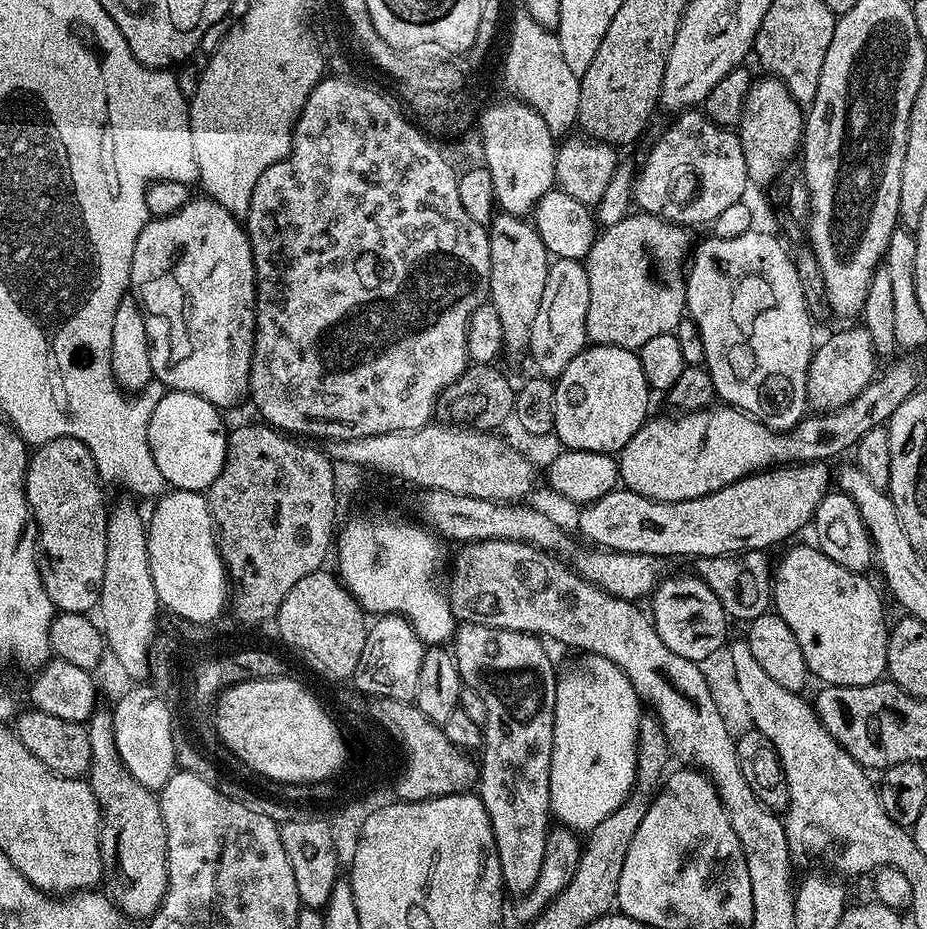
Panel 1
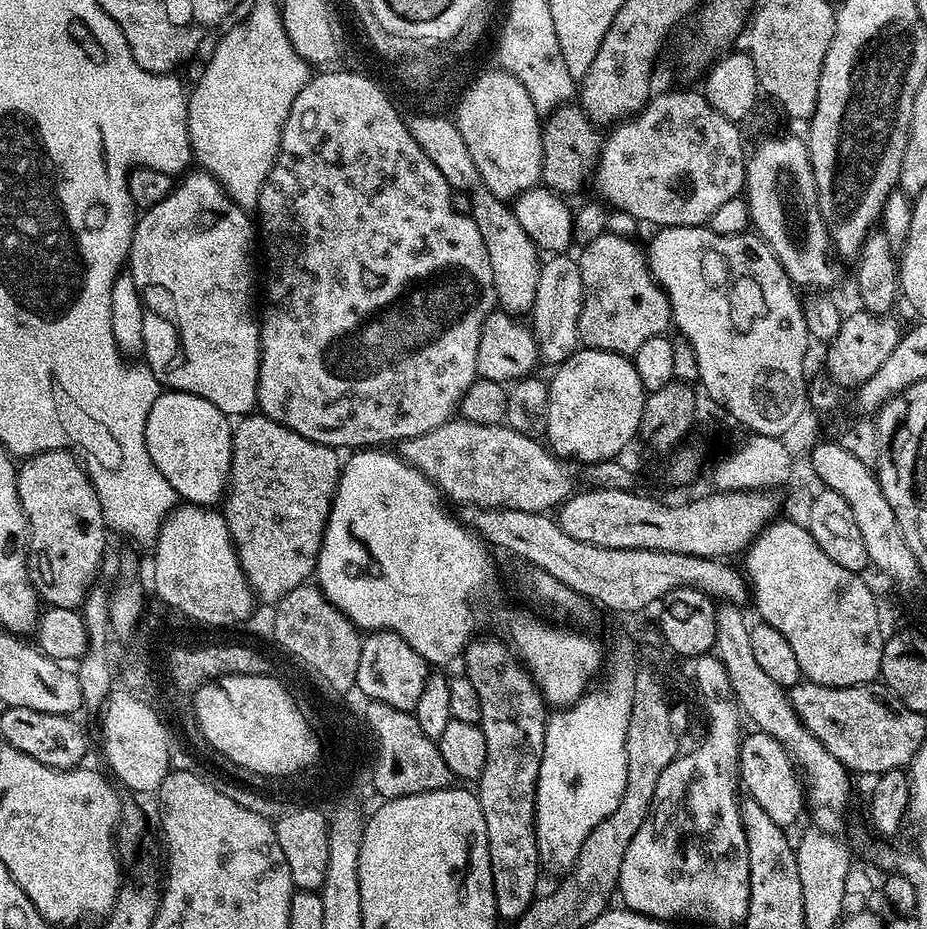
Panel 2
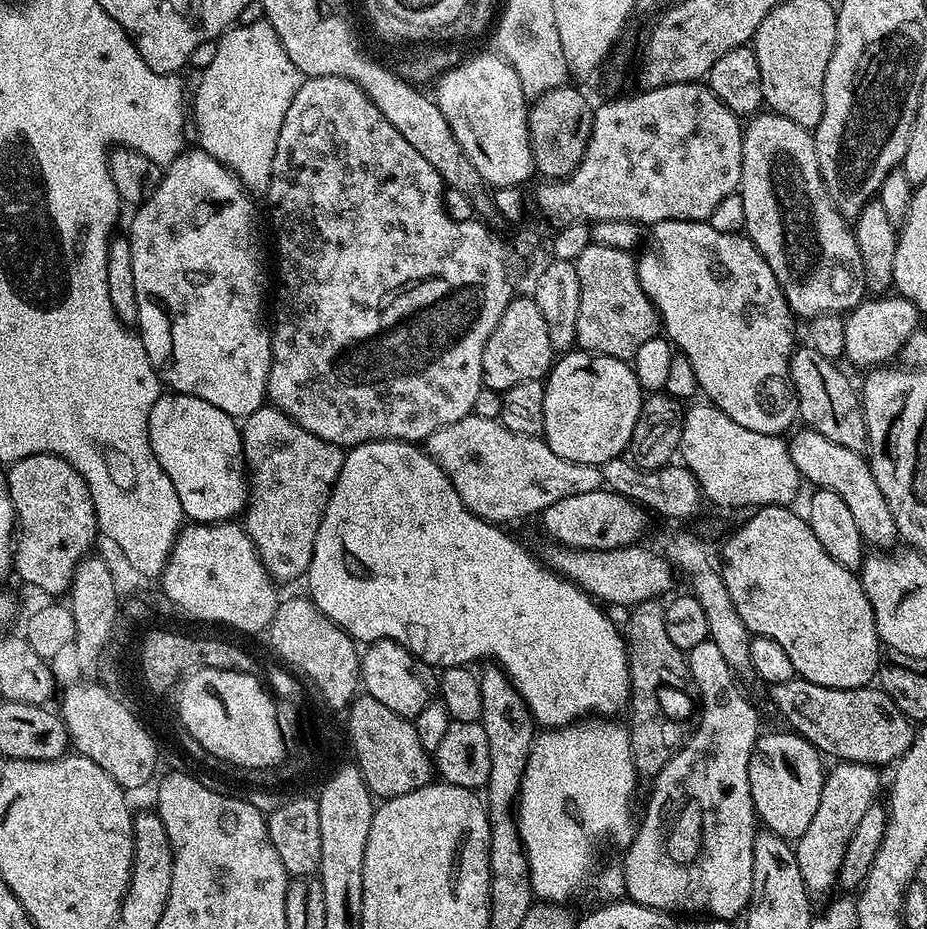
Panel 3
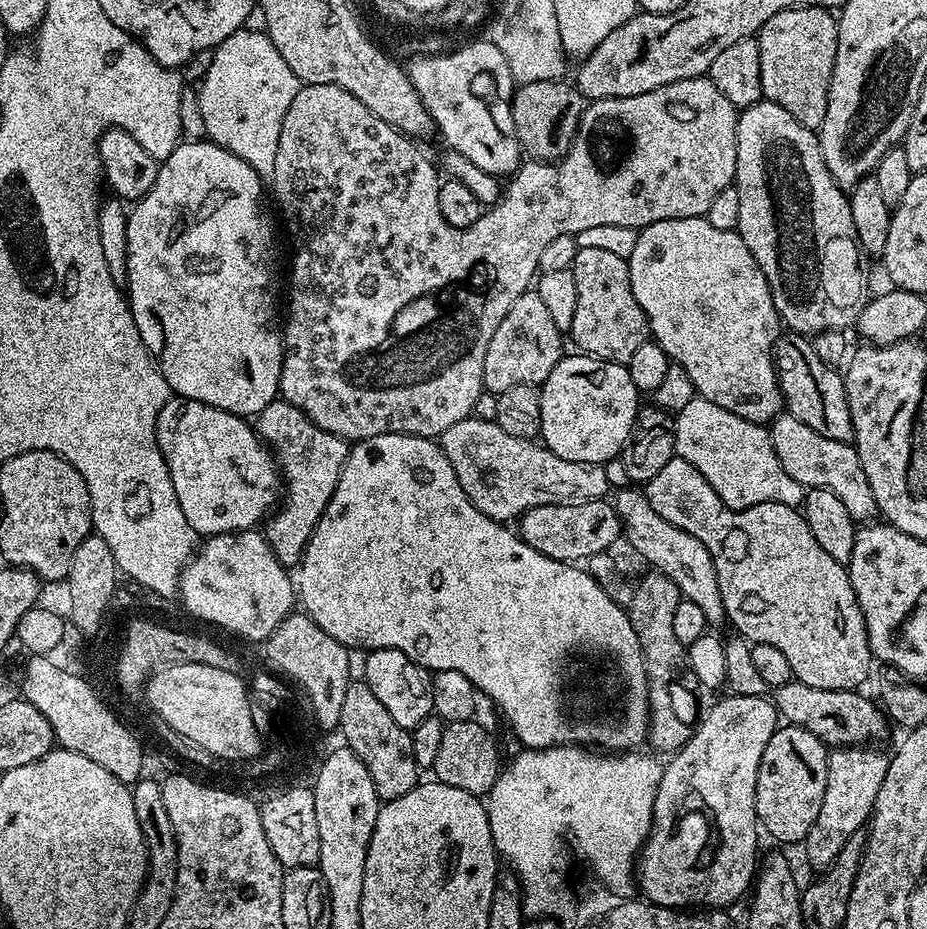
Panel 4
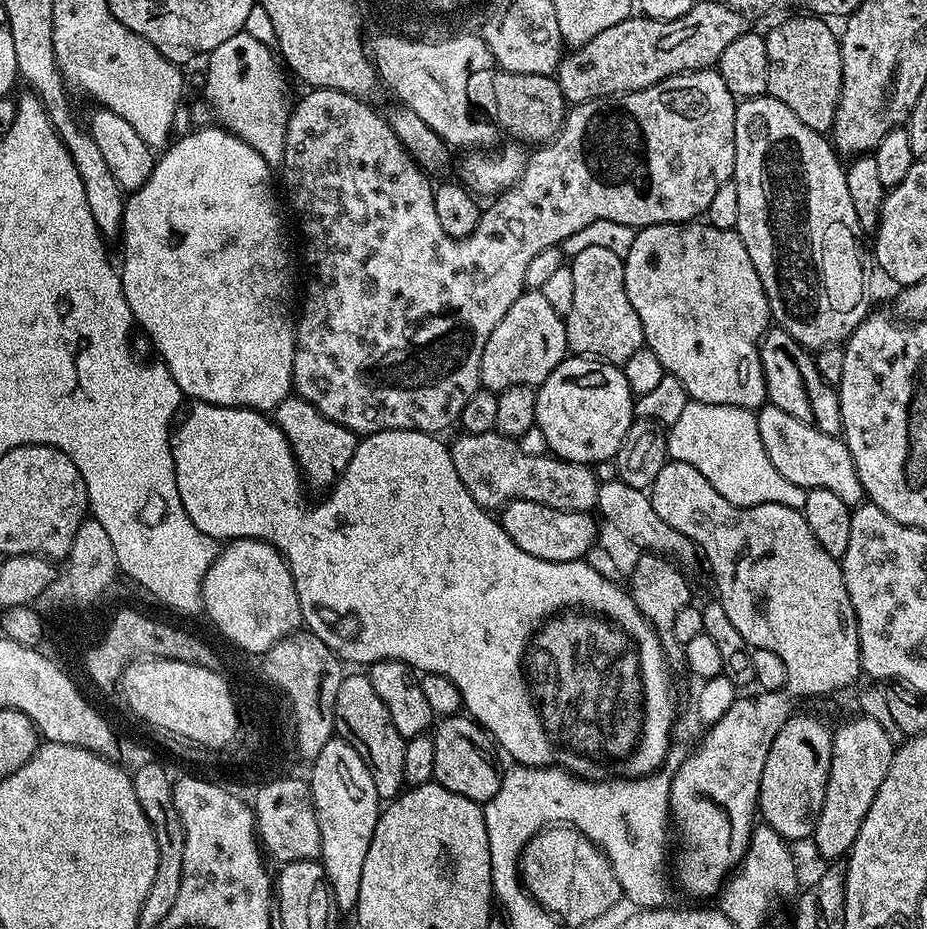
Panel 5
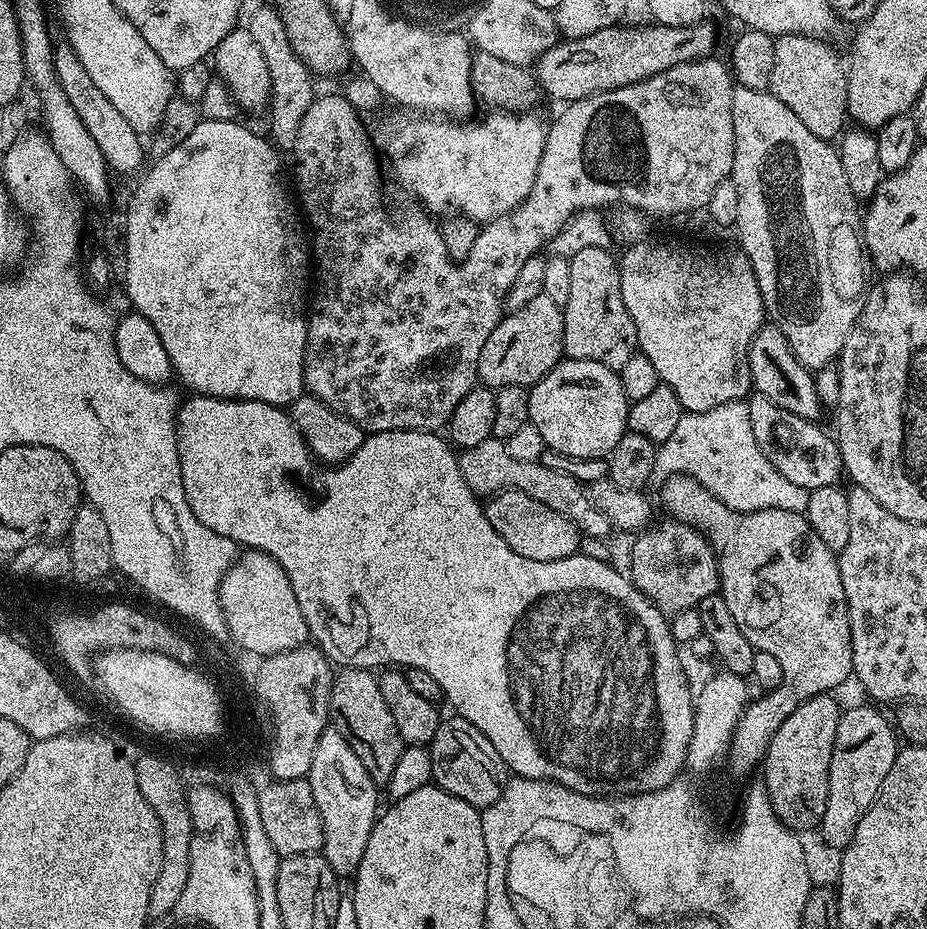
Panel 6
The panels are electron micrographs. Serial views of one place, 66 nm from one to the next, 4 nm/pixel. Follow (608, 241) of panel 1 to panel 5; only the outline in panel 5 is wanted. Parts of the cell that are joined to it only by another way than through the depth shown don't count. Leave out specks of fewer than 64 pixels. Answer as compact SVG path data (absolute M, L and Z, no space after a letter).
M588 244L576 257L571 257L574 274L574 302L566 317L569 353L622 366L634 350L645 347L642 322L626 298L624 261L621 253L604 244Z

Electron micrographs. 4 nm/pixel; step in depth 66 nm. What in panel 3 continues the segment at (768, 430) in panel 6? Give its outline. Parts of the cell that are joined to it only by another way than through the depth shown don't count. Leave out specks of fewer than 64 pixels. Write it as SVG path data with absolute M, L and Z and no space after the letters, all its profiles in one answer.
M805 427L803 431L798 433L793 440L787 441L790 458L794 462L794 466L800 471L801 477L807 483L809 480L816 488L825 488L838 494L838 498L842 498L842 502L846 502L847 508L850 509L850 514L854 517L854 522L858 526L862 538L873 549L895 549L898 544L898 533L894 514L890 514L890 506L886 503L886 497L882 495L882 490L878 490L878 482L874 482L872 467L868 465L867 459L854 450L846 450L846 446L838 446L838 442L830 442L830 438L822 438L822 434L818 434L813 428Z

